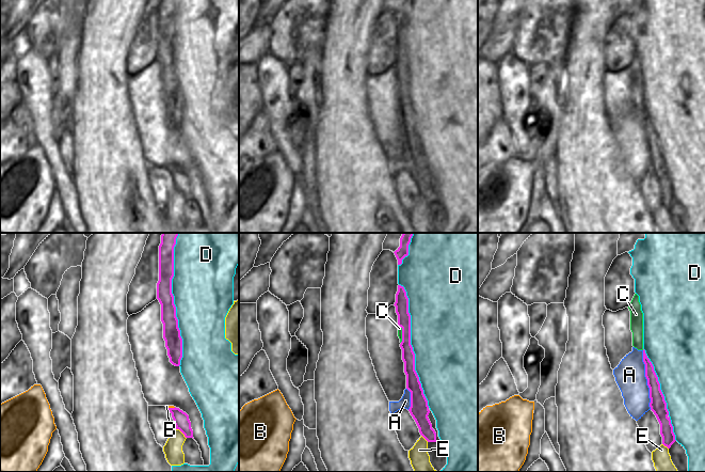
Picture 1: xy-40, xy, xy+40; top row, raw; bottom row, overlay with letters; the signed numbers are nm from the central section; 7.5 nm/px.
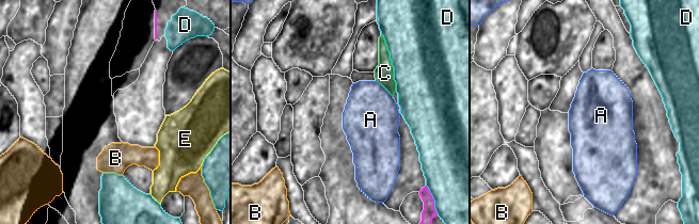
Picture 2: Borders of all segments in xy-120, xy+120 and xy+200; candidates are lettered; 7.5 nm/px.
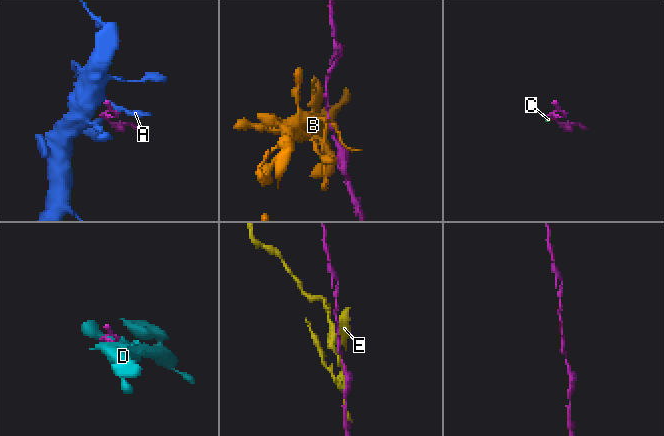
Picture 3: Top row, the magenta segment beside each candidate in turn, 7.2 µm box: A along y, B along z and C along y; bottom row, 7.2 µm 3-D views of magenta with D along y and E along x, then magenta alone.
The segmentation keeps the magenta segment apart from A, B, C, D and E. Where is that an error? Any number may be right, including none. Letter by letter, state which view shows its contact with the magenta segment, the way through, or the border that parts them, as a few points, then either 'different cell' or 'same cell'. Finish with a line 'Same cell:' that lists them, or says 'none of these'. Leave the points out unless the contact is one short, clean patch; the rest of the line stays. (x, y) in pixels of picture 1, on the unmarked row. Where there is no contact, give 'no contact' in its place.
A: contact in xy+40; different cell
B: contact in xy-40; border xy-40 (175, 168), (169, 169); different cell
C: contact in xy; border xy (398, 87), (401, 89), (400, 103); different cell
D: contact in xy-40; different cell
E: contact in xy-40; different cell
Same cell: none of these

